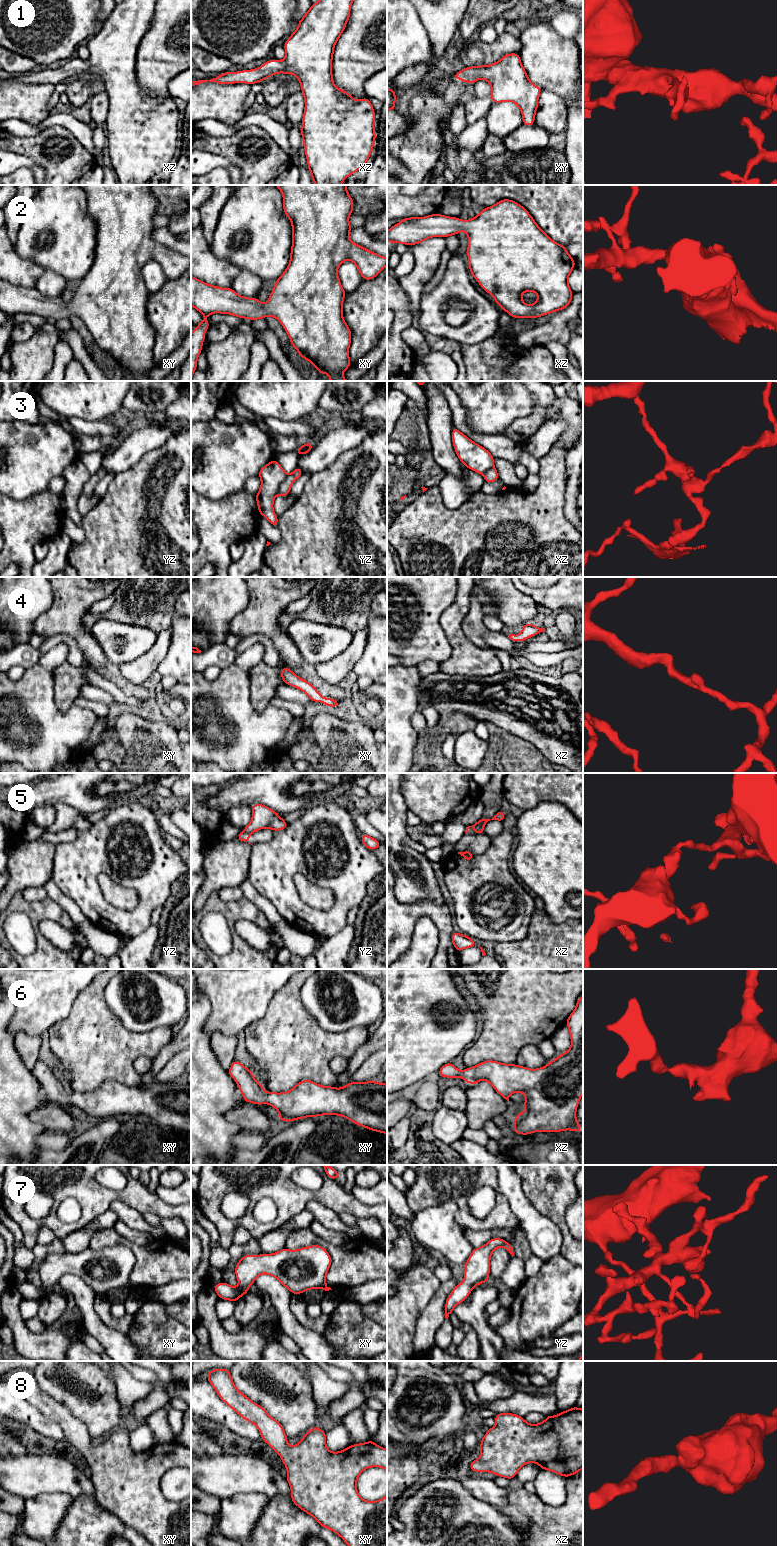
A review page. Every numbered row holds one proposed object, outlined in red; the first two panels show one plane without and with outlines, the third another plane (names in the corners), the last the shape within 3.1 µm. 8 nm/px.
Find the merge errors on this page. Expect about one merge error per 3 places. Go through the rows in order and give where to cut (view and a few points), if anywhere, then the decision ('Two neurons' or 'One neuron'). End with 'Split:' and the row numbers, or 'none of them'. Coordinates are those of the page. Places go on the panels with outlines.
1: No split. One neuron
2: No split. One neuron
3: Split along yz (287, 475), (276, 494). Two neurons
4: No split. One neuron
5: Split along yz (243, 829), (251, 833). Two neurons
6: No split. One neuron
7: No split. One neuron
8: No split. One neuron
Split: 3, 5

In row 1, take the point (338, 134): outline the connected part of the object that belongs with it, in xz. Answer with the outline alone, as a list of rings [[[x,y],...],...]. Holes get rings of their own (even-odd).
[[[319,0],[298,22],[298,28],[284,43],[285,58],[266,61],[252,70],[224,72],[210,80],[193,80],[191,87],[204,82],[218,84],[247,83],[253,85],[274,74],[293,74],[301,84],[304,95],[304,115],[301,135],[308,170],[315,185],[341,185],[351,174],[359,171],[368,161],[374,144],[375,111],[367,97],[356,101],[348,92],[333,83],[332,59],[334,47],[350,17],[354,0]]]

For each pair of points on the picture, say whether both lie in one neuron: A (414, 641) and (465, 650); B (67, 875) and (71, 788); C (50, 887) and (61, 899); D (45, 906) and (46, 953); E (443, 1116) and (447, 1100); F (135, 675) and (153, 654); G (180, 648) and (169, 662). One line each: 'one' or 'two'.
A: two
B: two
C: one
D: one
E: two
F: one
G: one

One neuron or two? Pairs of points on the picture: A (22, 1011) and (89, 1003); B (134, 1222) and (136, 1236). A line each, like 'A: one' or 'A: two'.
A: two
B: two

